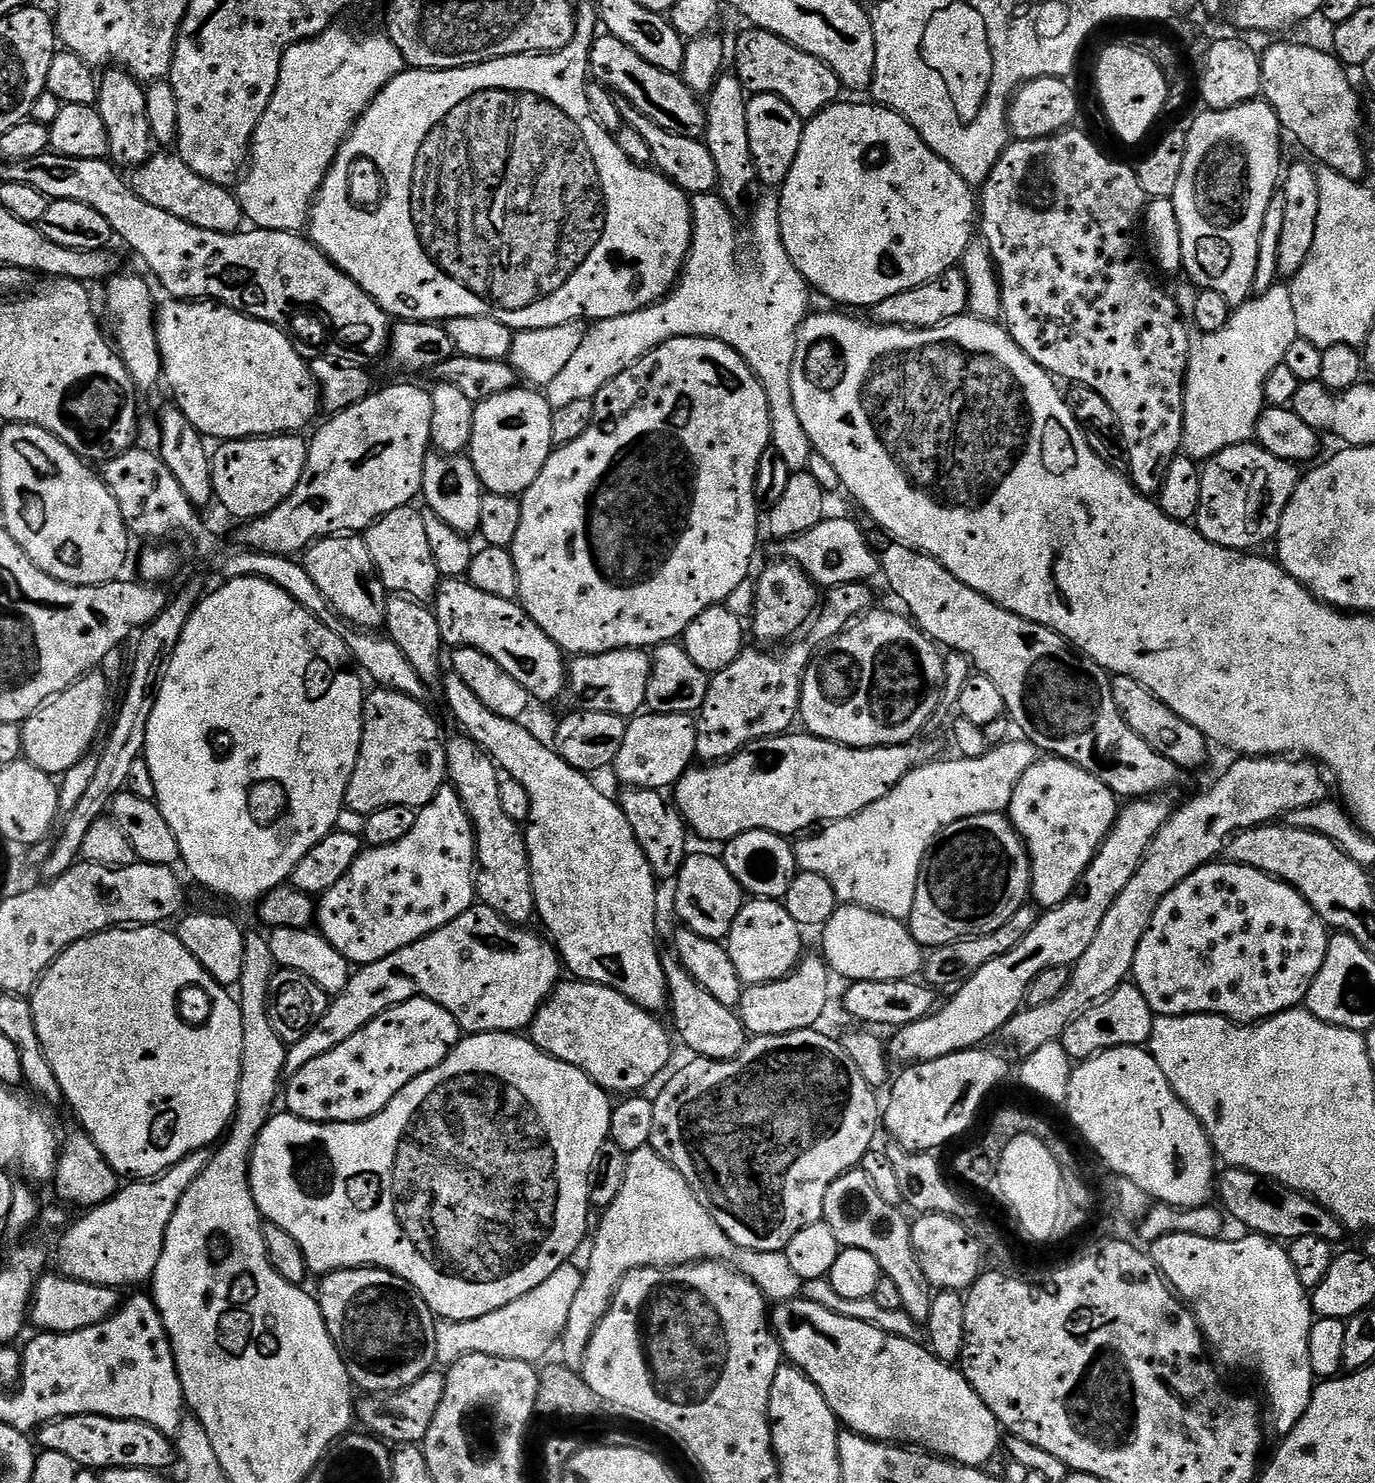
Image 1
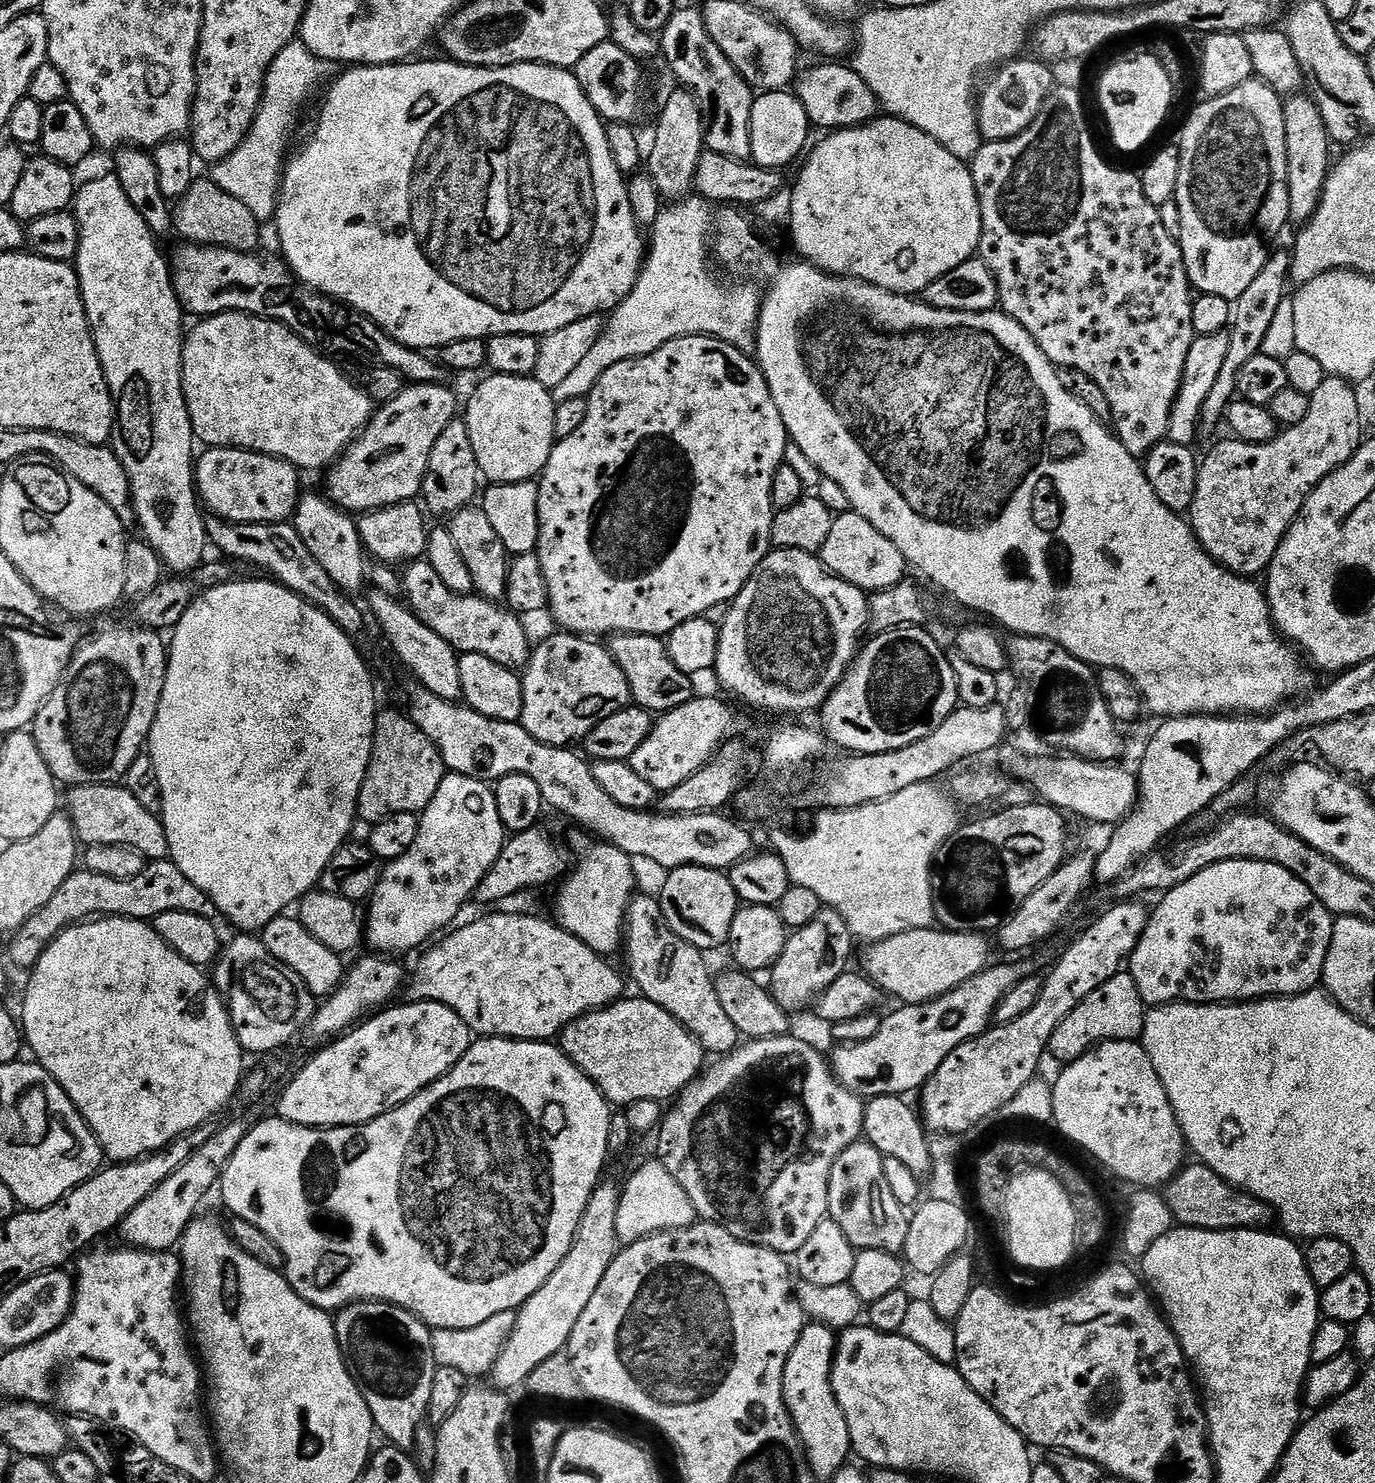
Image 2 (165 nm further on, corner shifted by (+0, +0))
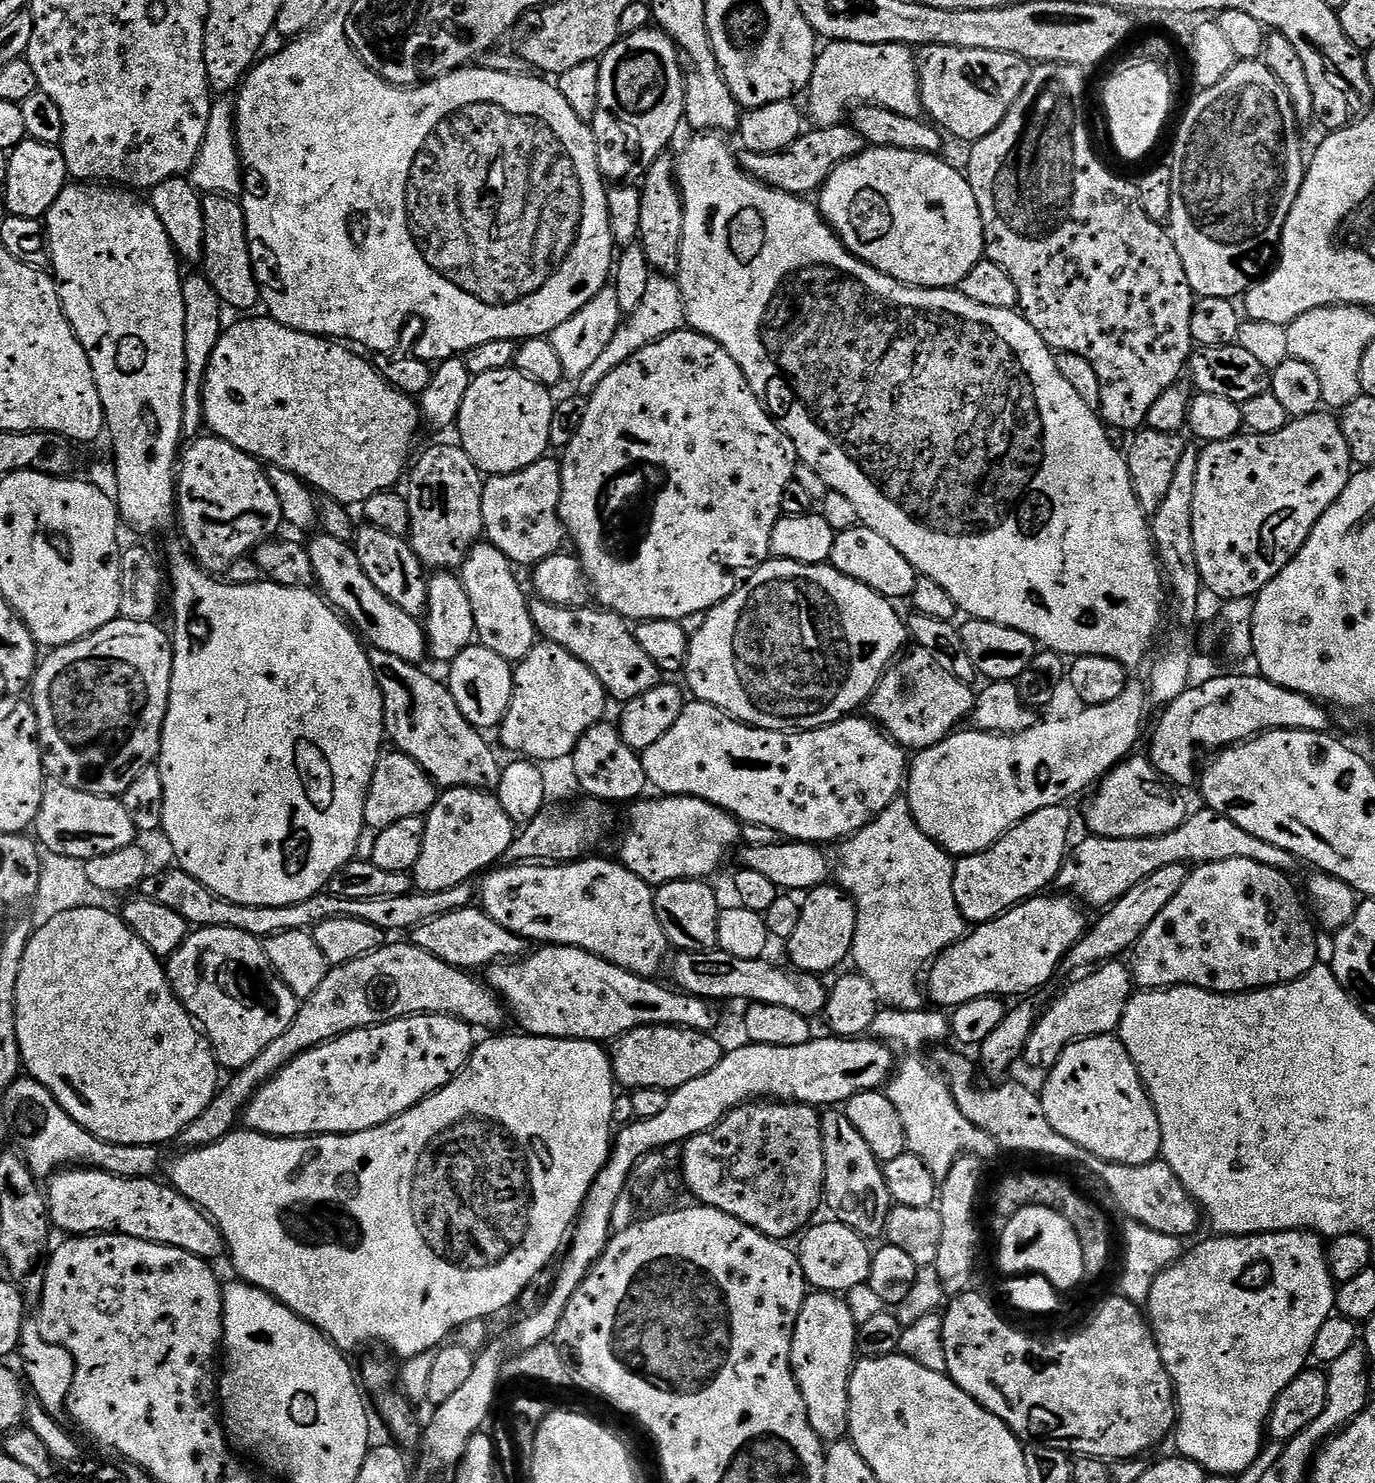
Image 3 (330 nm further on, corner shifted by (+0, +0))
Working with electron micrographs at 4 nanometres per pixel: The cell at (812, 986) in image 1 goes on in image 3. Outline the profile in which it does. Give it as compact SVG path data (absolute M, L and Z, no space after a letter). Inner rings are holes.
M831 883L813 888L803 897L800 917L794 934L786 941L791 967L802 972L825 974L839 966L852 955L854 930L856 929L856 904L851 896L839 886Z

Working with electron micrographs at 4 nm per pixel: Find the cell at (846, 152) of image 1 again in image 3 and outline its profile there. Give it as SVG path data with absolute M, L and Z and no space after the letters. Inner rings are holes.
M865 147L854 158L842 162L830 174L824 187L818 193L818 207L820 215L832 226L836 237L844 243L850 252L853 252L862 262L866 262L874 270L894 278L899 284L907 284L910 288L950 288L955 289L974 270L979 260L985 259L984 254L984 227L978 210L978 202L974 198L974 190L968 185L968 177L963 171L951 168L939 155L931 152L915 152L914 150L898 150L897 148Z

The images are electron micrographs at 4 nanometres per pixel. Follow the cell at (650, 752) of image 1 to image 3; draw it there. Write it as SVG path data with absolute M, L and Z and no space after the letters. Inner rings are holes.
M693 699L691 702L685 703L682 714L678 714L678 722L674 722L674 726L670 726L670 730L666 730L666 734L662 734L662 738L658 738L658 742L654 742L654 746L650 746L642 754L646 778L653 789L657 788L657 793L665 796L693 796L699 800L710 802L724 812L731 812L737 820L744 824L766 826L770 830L774 830L777 837L828 846L831 840L843 841L845 838L853 836L858 830L865 828L870 821L878 818L878 814L882 814L882 810L886 810L886 806L890 806L890 802L894 802L906 788L906 777L910 767L909 753L901 748L875 720L861 716L853 714L833 724L827 724L824 728L775 732L765 728L753 728L751 724L743 724L742 721L735 720L733 716L729 716L718 706Z

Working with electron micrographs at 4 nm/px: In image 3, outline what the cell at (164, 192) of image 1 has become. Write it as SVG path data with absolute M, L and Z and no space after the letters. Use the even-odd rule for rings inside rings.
M230 196L203 197L204 217L206 218L206 238L204 239L203 275L218 290L221 304L229 309L237 308L240 314L248 314L255 304L261 303L260 283L256 280L256 272L252 268L252 255L248 245L248 231L244 206L239 199Z

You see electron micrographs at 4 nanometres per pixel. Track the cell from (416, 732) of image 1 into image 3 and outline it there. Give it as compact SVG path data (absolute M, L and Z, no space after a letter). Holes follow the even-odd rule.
M388 750L381 755L374 770L374 778L368 787L364 822L369 828L382 829L394 826L401 818L427 817L438 795L438 786L405 752Z

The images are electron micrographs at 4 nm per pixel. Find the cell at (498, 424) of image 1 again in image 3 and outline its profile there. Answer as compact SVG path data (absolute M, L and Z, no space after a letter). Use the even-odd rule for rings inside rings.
M515 367L490 370L490 374L472 378L470 390L466 390L466 398L462 398L462 410L455 427L460 428L460 447L470 454L479 472L485 477L505 476L545 459L547 452L544 451L550 448L552 395L543 384L523 376Z

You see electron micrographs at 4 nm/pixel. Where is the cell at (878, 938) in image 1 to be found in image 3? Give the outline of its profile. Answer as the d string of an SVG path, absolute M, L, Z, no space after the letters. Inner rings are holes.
M1048 895L1033 896L1002 913L997 920L975 925L931 961L926 987L927 995L932 995L931 1003L951 1010L962 1006L962 1002L974 1002L974 998L1024 998L1027 992L1046 987L1060 964L1062 968L1069 950L1090 927L1090 920L1084 917L1085 909L1071 895Z

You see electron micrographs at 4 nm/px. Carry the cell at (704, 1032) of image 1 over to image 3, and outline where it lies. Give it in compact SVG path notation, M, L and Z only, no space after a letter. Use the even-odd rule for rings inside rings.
M592 859L573 860L567 864L504 864L489 871L479 881L479 903L484 913L494 918L494 922L498 922L498 926L506 926L506 930L518 934L526 942L540 940L536 942L541 945L574 946L595 956L601 956L606 962L627 972L655 977L655 972L660 968L660 959L669 955L670 945L662 930L662 922L658 922L653 885L638 878L638 874L634 874L615 859Z

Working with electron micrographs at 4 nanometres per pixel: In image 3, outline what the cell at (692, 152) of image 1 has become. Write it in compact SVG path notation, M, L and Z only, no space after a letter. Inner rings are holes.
M844 122L829 128L816 126L811 130L813 132L805 131L801 134L784 152L758 154L741 151L738 156L740 169L747 176L756 179L759 184L777 188L786 194L807 197L809 194L819 193L834 169L863 152L866 145L856 129Z

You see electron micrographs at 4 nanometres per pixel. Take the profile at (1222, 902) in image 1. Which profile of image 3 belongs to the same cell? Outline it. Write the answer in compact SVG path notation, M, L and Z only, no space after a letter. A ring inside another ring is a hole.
M1230 858L1193 867L1186 882L1182 882L1182 890L1178 890L1166 910L1146 926L1139 944L1135 945L1135 987L1155 990L1187 986L1235 994L1273 988L1275 984L1288 984L1305 976L1321 959L1316 945L1318 928L1305 901L1304 904L1300 901L1295 886L1288 880L1291 879L1285 873L1262 866L1262 862L1250 862L1250 858Z

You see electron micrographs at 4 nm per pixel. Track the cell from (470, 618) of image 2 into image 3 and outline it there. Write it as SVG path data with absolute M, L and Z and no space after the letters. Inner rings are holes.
M364 526L356 533L354 547L358 554L358 562L362 562L362 570L366 570L366 578L394 602L394 606L402 606L406 614L420 618L428 607L428 581L426 569L414 554L411 543L403 536L386 534L386 530Z

